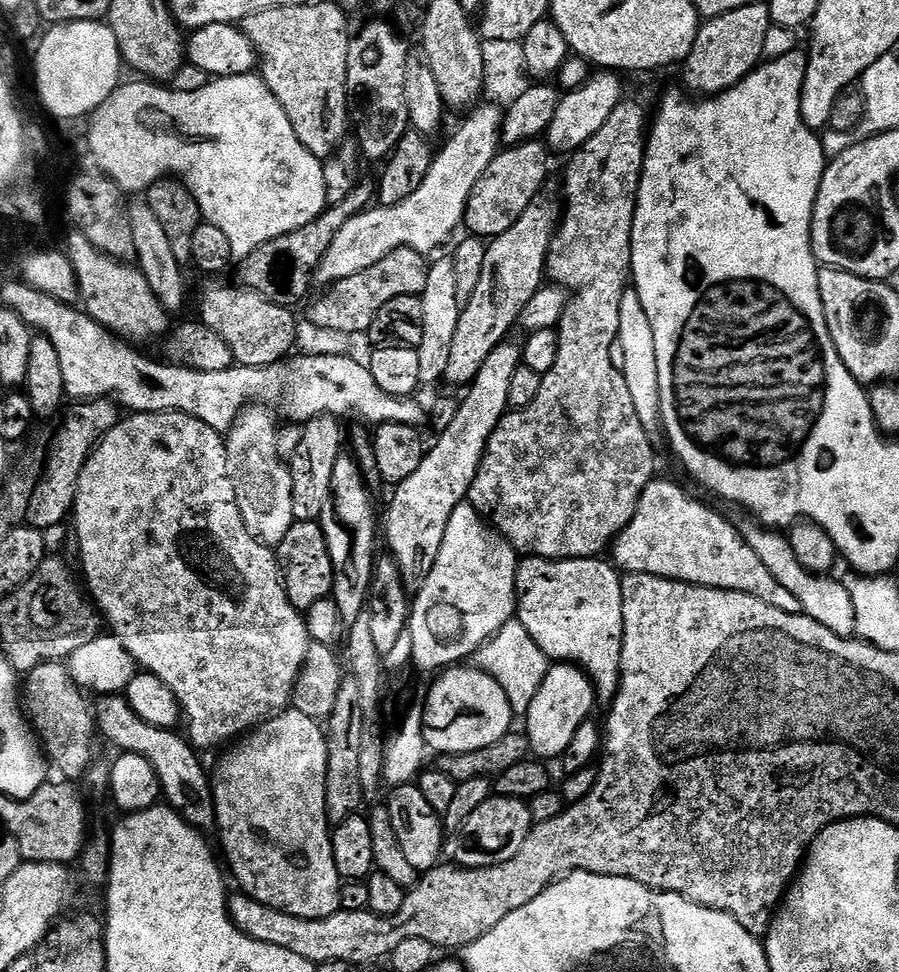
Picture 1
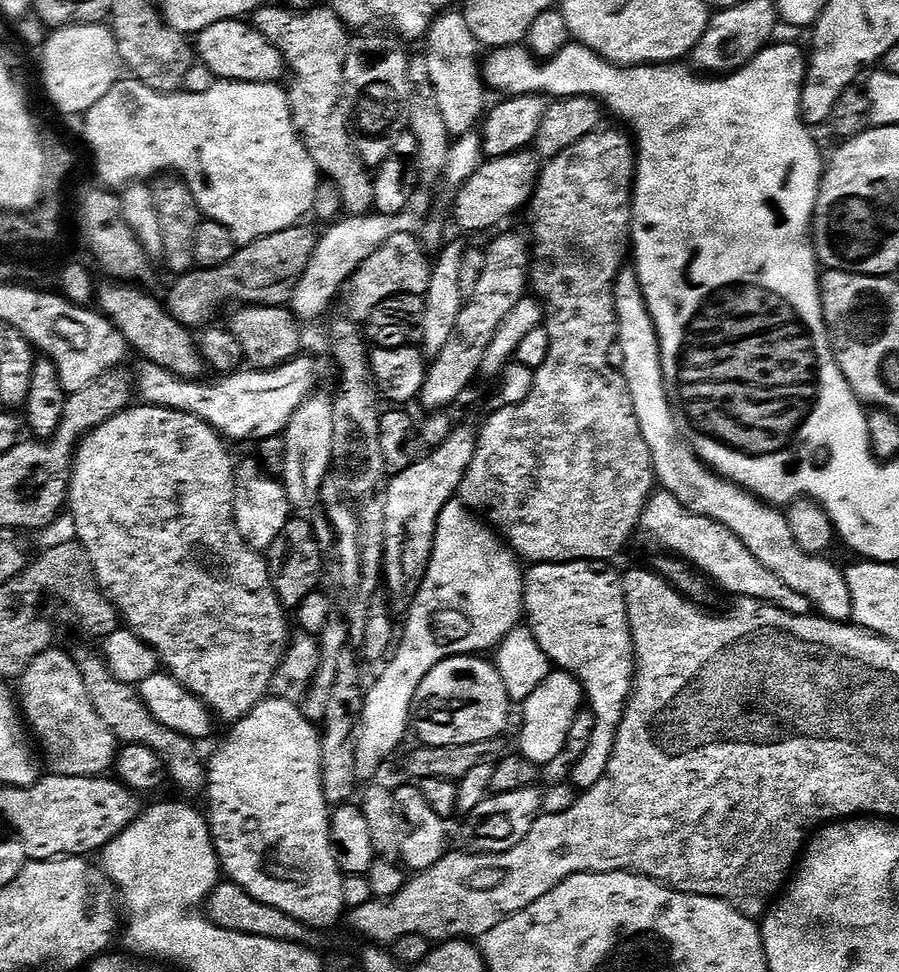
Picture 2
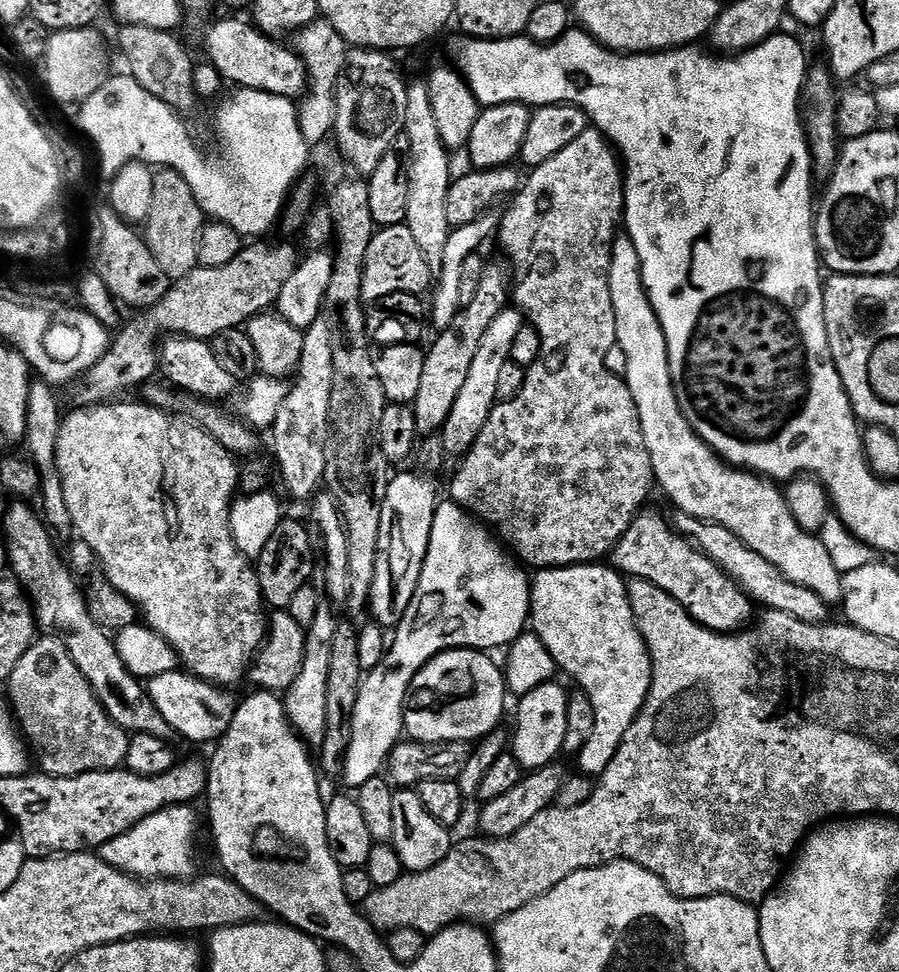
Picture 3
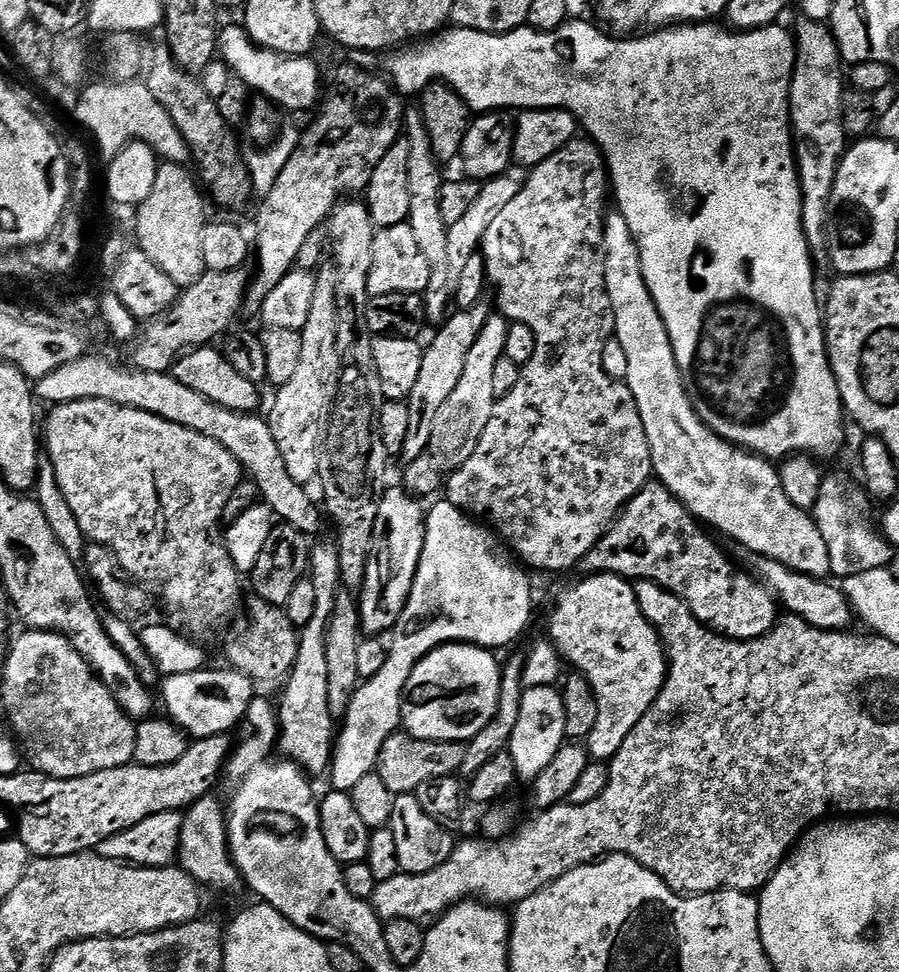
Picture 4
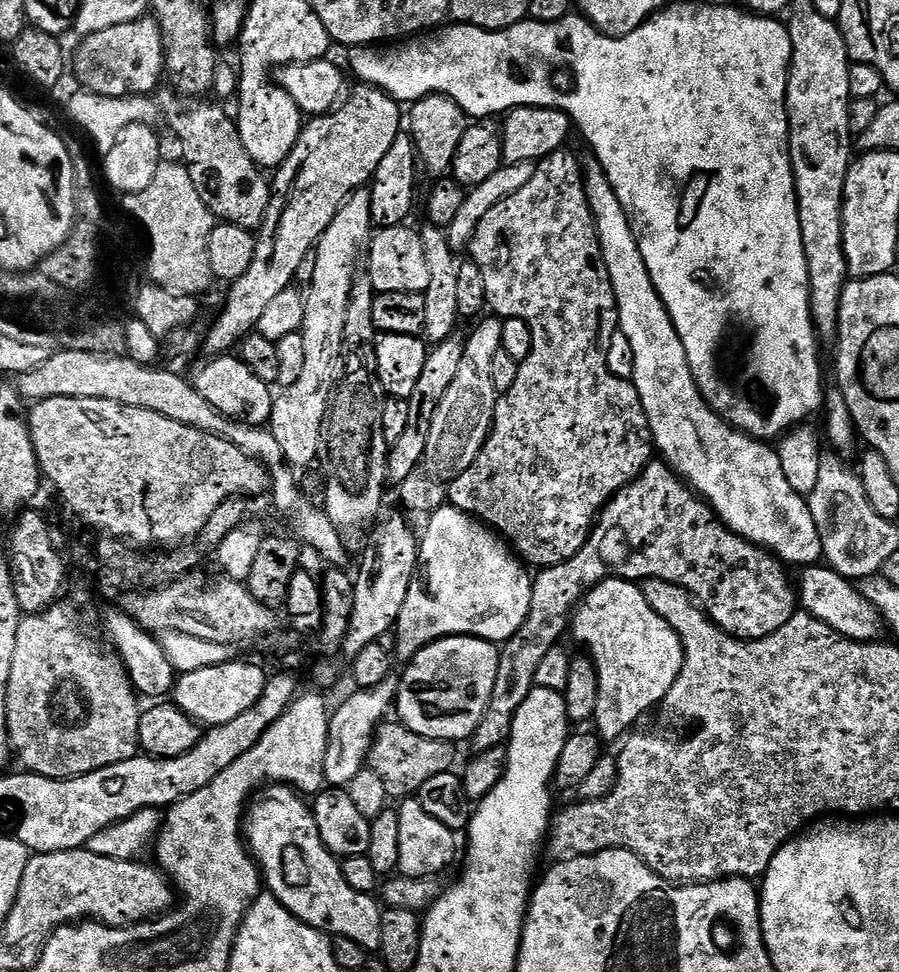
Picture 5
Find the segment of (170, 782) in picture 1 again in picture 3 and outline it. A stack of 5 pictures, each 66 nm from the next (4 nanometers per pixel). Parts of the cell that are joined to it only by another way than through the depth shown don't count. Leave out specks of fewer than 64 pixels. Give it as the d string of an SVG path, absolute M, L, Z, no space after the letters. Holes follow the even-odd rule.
M12 502L5 510L2 542L8 547L8 568L11 575L32 601L37 625L41 629L58 631L55 632L57 637L75 659L78 670L91 683L95 696L116 725L129 734L146 733L169 742L175 741L175 730L159 714L157 704L150 698L147 687L139 677L130 675L128 667L118 654L115 641L90 614L88 601L77 577L68 567L62 552L56 549L56 544L52 541L53 533L42 519L41 513L37 509L35 512L32 506L28 502Z

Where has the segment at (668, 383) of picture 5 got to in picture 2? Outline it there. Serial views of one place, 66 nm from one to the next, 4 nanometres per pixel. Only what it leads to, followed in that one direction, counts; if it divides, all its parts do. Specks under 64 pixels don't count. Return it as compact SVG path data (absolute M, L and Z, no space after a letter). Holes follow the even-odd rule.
M635 267L621 268L616 279L616 317L619 324L617 343L623 347L625 355L621 373L631 392L639 430L650 449L652 468L656 471L659 487L674 494L674 498L678 498L678 502L682 502L682 506L694 514L726 526L744 543L746 550L750 550L750 554L754 554L754 558L766 566L766 570L778 574L778 578L782 578L790 590L798 590L798 594L805 596L824 619L851 621L852 603L844 572L824 560L828 558L823 555L811 556L809 552L804 552L790 532L787 515L779 507L764 503L759 496L713 472L696 457L695 450L684 440L665 389L660 340L648 305L644 303L644 291L640 288Z

